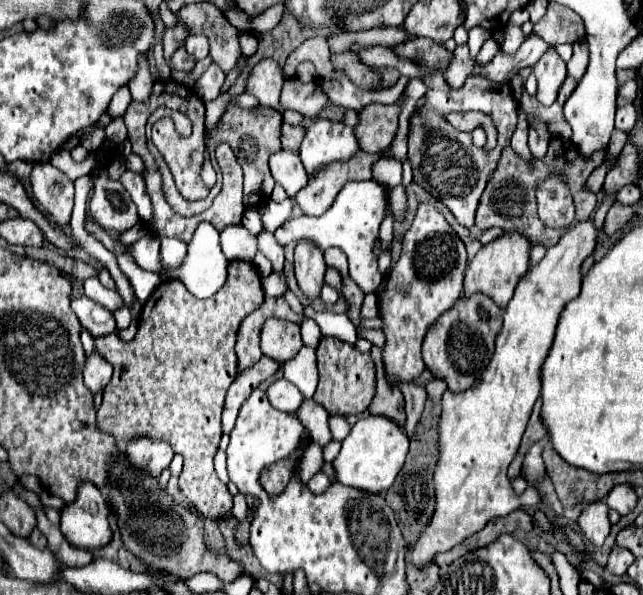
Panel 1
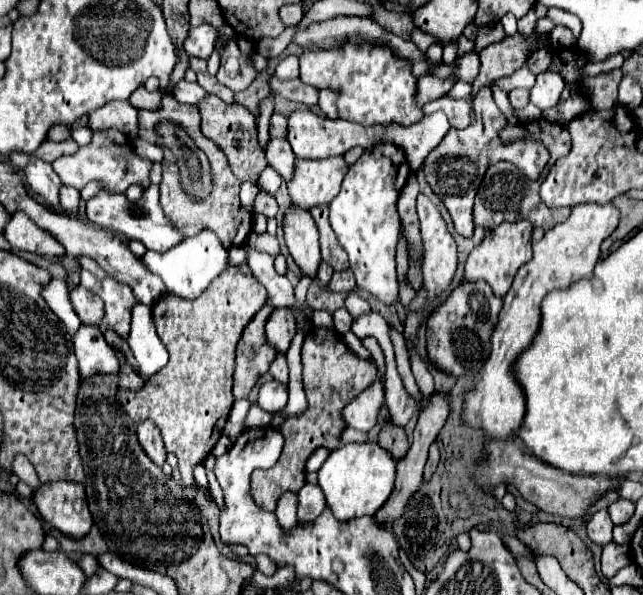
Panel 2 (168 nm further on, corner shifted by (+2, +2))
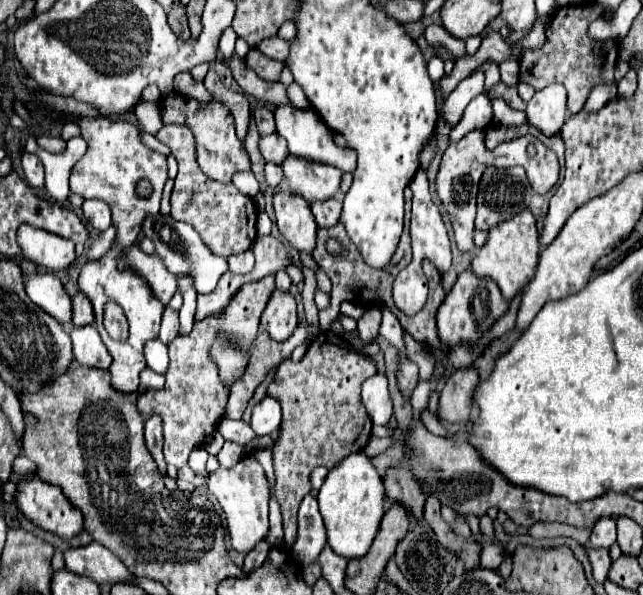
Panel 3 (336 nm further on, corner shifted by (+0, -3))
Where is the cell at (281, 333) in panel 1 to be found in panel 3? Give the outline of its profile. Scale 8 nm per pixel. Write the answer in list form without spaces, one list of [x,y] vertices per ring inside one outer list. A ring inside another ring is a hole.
[[[275,289],[261,315],[261,327],[275,341],[287,341],[297,329],[297,305],[287,291]]]

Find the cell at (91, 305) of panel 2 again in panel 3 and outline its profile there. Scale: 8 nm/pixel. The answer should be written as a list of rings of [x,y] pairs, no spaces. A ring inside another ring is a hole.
[[[81,291],[73,297],[73,325],[75,327],[83,327],[83,325],[91,325],[95,321],[95,313],[93,313],[93,305],[87,299],[87,295],[83,295]]]

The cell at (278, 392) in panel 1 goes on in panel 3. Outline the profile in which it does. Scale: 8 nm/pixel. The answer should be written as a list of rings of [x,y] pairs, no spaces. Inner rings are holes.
[[[267,395],[255,405],[251,415],[251,427],[261,437],[261,435],[269,435],[279,425],[281,425],[281,405],[275,397]]]

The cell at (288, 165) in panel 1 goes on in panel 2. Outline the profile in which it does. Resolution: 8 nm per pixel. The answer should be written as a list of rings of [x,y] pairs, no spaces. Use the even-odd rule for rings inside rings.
[[[271,138],[265,148],[265,156],[267,156],[269,166],[273,166],[285,182],[289,182],[295,168],[295,154],[289,142],[285,138]]]

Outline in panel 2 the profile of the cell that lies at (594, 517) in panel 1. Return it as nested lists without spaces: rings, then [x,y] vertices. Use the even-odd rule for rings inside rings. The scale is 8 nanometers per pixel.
[[[599,510],[591,516],[591,520],[587,522],[587,536],[591,542],[603,546],[611,542],[611,530],[613,530],[613,522],[609,518],[607,510]]]

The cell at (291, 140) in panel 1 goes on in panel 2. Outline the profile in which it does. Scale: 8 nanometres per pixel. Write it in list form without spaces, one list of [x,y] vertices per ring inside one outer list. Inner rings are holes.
[[[273,112],[269,122],[269,134],[271,138],[285,138],[287,136],[287,118],[283,114]]]

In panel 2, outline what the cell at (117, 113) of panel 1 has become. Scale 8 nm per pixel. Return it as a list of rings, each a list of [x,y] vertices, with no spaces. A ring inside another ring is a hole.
[[[113,100],[105,106],[101,106],[99,110],[95,110],[93,114],[89,114],[87,120],[91,130],[105,130],[105,128],[117,128],[123,134],[137,138],[137,110],[129,104],[129,102],[121,102],[121,100]]]

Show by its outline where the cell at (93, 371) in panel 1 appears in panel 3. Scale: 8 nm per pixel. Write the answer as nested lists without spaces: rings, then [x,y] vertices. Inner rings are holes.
[[[95,325],[75,327],[71,331],[71,341],[73,341],[73,355],[79,365],[93,367],[93,369],[109,369],[111,367],[113,357],[103,347],[103,341],[99,339]]]

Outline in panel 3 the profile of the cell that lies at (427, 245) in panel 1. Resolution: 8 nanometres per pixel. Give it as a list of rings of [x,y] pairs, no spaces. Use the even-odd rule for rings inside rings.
[[[419,169],[417,175],[411,181],[411,191],[413,191],[413,217],[411,217],[411,245],[413,245],[413,261],[421,263],[423,259],[429,259],[437,271],[443,275],[451,269],[451,243],[447,237],[447,229],[443,225],[441,213],[435,207],[431,193],[429,193],[429,183],[425,177],[425,171]]]

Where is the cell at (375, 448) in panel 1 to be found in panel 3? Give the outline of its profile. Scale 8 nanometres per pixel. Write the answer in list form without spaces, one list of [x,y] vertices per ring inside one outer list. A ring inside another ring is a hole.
[[[359,451],[351,453],[347,459],[341,459],[327,475],[323,487],[319,489],[319,511],[323,515],[323,523],[327,527],[327,543],[329,547],[347,557],[357,559],[369,551],[369,545],[379,529],[381,517],[385,513],[385,487],[383,479],[373,467],[371,459]]]

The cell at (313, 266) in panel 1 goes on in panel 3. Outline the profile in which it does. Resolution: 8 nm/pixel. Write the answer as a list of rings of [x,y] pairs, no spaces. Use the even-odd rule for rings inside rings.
[[[283,187],[275,193],[273,207],[281,235],[299,253],[311,255],[317,241],[317,223],[309,203],[301,195],[295,195]]]

